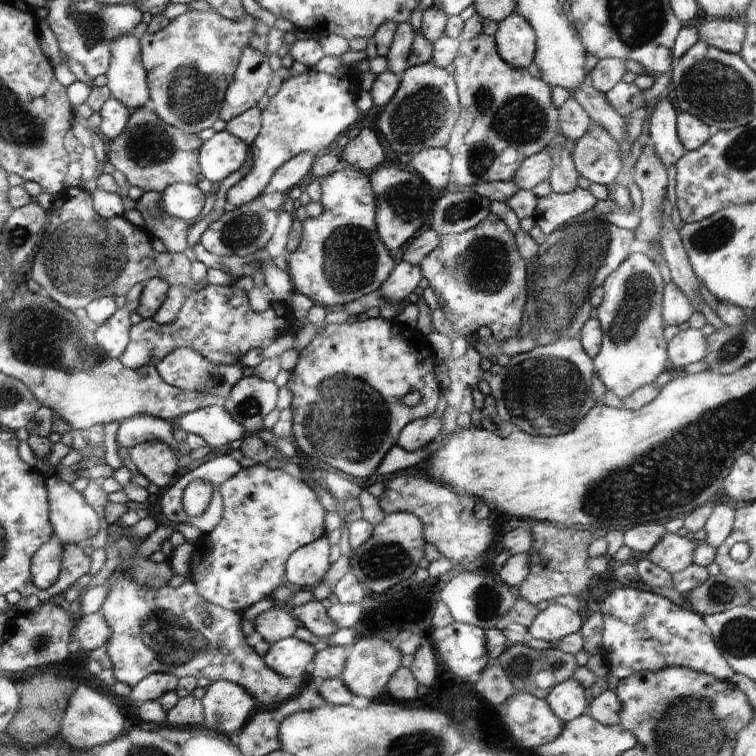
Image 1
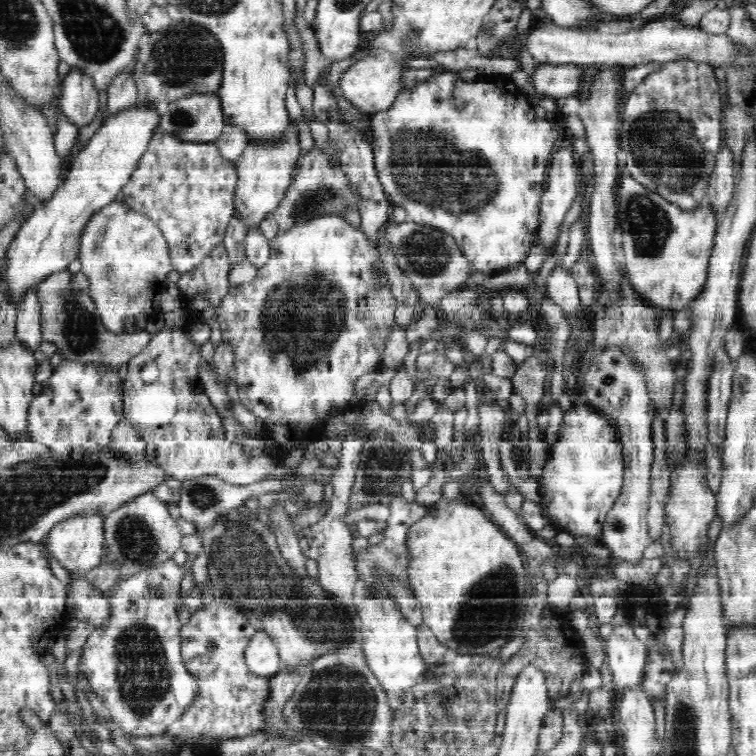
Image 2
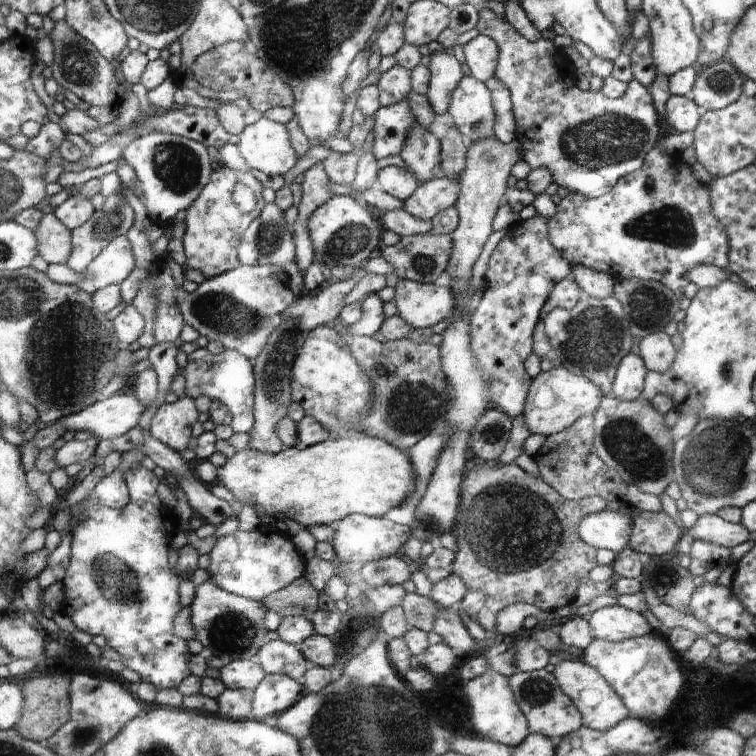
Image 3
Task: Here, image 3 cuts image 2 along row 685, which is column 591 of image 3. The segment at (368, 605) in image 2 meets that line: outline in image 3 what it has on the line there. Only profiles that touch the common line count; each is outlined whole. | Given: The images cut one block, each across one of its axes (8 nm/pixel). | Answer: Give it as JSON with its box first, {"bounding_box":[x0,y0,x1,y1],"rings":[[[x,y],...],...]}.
{"bounding_box":[524,365,603,437],"rings":[[[562,365],[553,367],[550,371],[541,371],[538,376],[532,379],[530,392],[527,396],[524,424],[532,431],[532,434],[543,437],[560,433],[572,426],[579,418],[586,414],[593,414],[598,408],[603,394],[595,382],[588,380],[585,376],[574,374],[571,370]]]}

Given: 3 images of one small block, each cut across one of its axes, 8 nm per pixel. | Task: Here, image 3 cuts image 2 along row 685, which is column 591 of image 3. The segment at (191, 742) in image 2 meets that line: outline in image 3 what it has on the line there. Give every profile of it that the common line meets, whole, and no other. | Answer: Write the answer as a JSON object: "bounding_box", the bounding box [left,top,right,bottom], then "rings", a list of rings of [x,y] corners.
{"bounding_box":[548,142,730,297],"rings":[[[656,142],[655,148],[647,154],[644,164],[638,170],[635,170],[632,174],[628,174],[628,178],[620,178],[620,182],[616,182],[614,188],[604,194],[603,197],[588,198],[582,194],[571,192],[568,196],[563,198],[557,206],[556,214],[554,214],[550,220],[548,234],[550,235],[552,246],[573,265],[605,272],[608,276],[613,276],[615,282],[618,282],[619,279],[632,280],[632,278],[661,282],[664,286],[669,286],[674,294],[678,294],[678,296],[681,297],[683,297],[684,288],[691,282],[688,279],[688,272],[693,268],[702,265],[714,265],[724,269],[728,267],[730,261],[730,239],[728,238],[727,231],[724,230],[724,224],[720,222],[714,215],[714,212],[712,212],[712,200],[708,198],[708,192],[706,192],[704,184],[700,184],[700,182],[694,178],[694,174],[690,172],[690,168],[684,166],[682,160],[680,160],[677,155],[664,152],[662,146],[660,146],[660,142]]]}

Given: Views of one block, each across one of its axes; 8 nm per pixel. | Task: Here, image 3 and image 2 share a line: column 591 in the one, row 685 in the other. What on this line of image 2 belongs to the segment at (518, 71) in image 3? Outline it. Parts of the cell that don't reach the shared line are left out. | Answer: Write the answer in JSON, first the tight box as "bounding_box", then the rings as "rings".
{"bounding_box":[79,559,198,736],"rings":[[[172,559],[152,568],[130,574],[116,583],[110,593],[110,622],[97,627],[81,648],[79,668],[93,692],[108,708],[112,721],[132,736],[164,734],[173,722],[191,705],[198,690],[198,681],[186,669],[181,655],[181,628],[176,600],[180,596],[182,570]]]}

